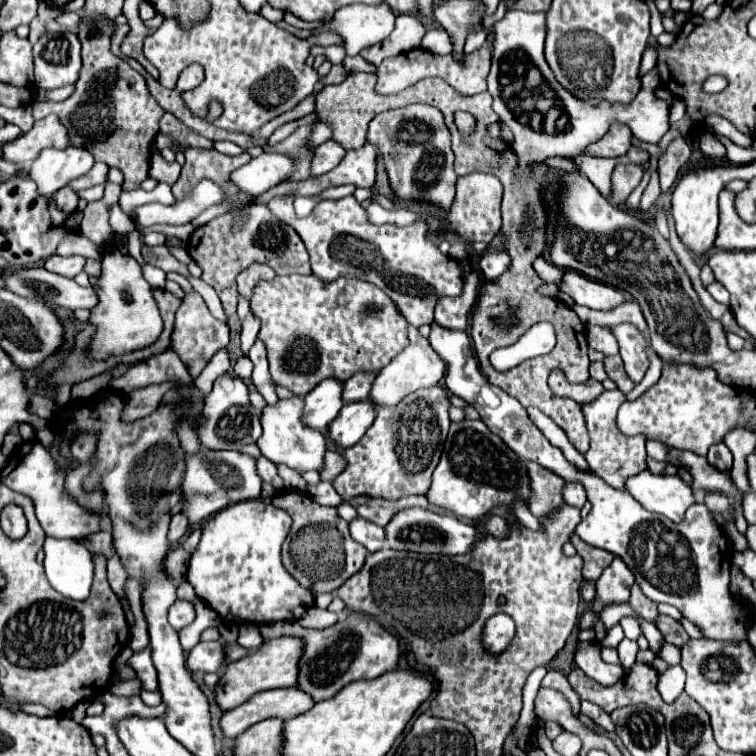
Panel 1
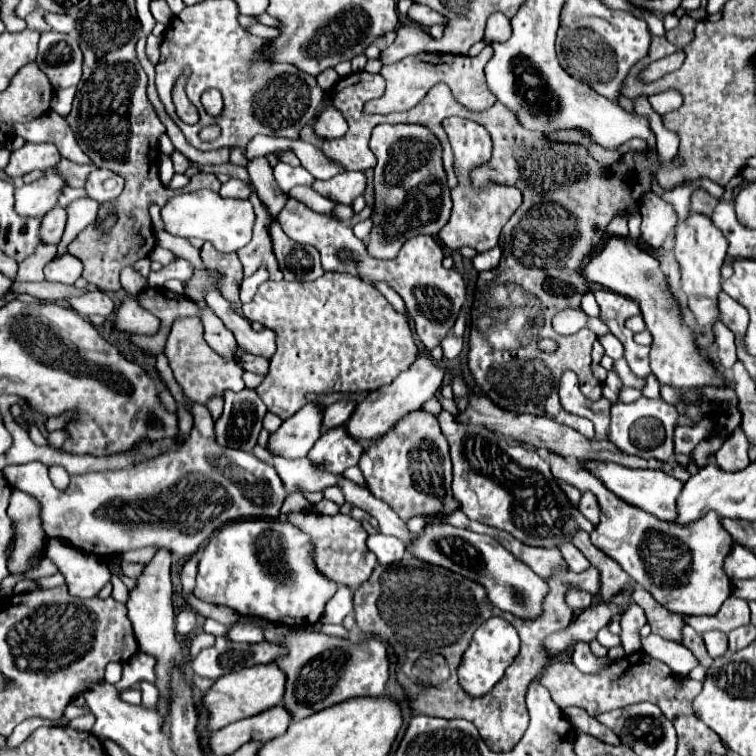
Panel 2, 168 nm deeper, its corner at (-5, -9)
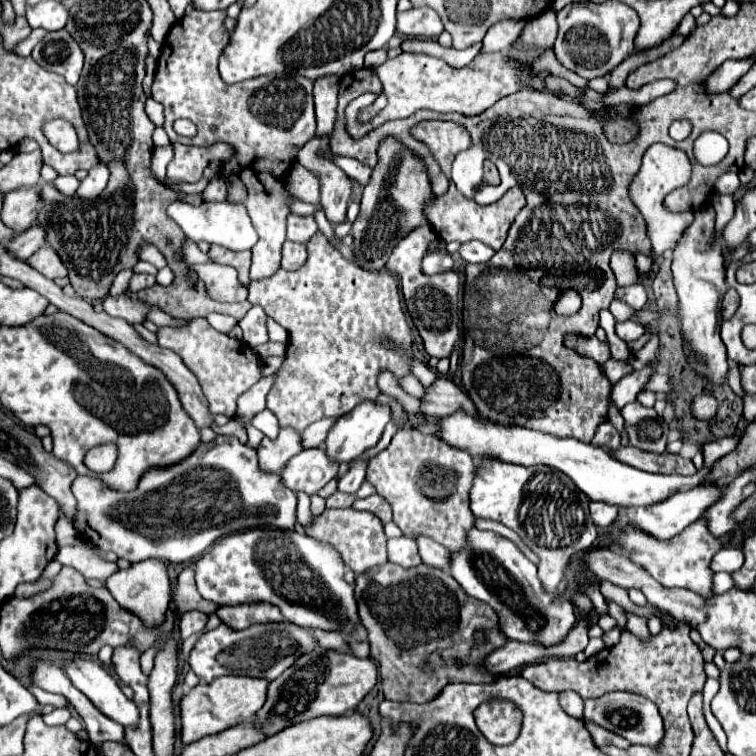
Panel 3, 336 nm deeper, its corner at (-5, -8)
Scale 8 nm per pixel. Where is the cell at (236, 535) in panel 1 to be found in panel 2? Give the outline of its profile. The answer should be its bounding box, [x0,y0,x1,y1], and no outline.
[193,520,337,628]

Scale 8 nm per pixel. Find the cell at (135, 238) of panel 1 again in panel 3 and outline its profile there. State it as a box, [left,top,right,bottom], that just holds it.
[181,239,211,263]

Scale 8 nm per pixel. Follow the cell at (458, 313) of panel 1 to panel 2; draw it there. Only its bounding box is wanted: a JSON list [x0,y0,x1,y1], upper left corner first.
[441,332,463,360]

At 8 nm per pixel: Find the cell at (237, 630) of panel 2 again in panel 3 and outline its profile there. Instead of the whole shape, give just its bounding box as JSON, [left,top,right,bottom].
[217,603,283,631]

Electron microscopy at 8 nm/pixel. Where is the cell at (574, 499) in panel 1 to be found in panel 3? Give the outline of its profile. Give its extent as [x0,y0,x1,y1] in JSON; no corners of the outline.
[591,501,619,529]

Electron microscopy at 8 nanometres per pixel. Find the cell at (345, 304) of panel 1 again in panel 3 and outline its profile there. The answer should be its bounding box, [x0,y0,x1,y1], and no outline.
[247,231,411,433]

